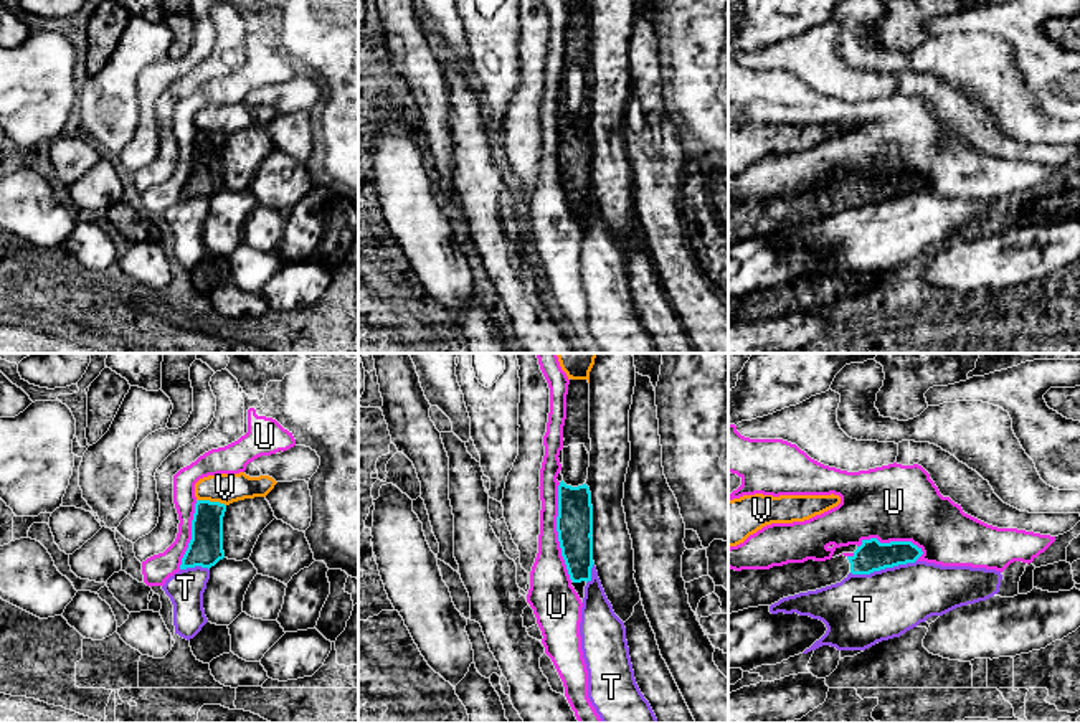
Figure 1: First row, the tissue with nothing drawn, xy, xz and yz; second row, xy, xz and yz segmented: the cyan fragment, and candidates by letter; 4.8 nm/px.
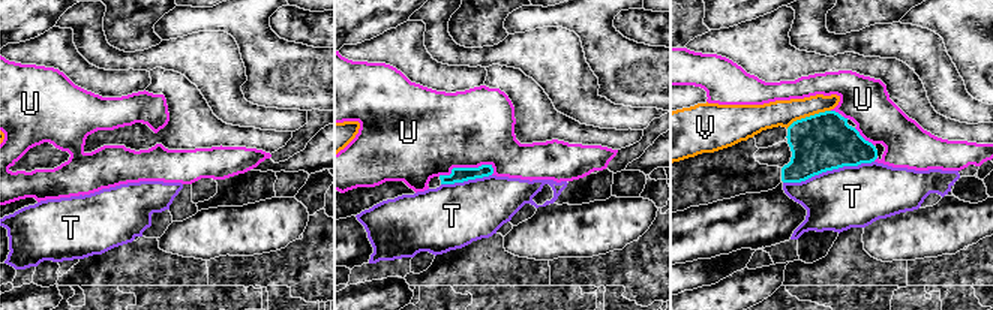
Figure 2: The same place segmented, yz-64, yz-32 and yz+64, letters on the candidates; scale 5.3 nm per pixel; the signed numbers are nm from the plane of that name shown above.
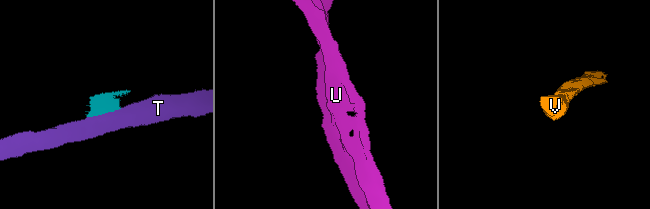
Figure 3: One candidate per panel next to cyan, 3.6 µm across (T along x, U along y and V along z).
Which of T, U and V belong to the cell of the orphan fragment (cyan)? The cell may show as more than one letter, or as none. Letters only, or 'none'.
none

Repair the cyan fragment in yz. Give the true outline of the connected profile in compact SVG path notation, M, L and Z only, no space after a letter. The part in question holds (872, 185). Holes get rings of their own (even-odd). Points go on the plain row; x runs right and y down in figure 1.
M862 170L852 187L836 187L826 191L808 190L770 200L728 198L728 244L748 238L771 236L783 228L816 221L841 213L852 205L870 205L885 198L915 193L923 185L912 172L880 173Z

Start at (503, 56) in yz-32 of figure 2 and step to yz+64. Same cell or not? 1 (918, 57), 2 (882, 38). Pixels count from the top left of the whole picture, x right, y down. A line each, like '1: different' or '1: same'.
1: same
2: same

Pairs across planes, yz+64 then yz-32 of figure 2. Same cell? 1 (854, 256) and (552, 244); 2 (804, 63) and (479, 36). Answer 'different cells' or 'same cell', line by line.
1: different cells
2: different cells

